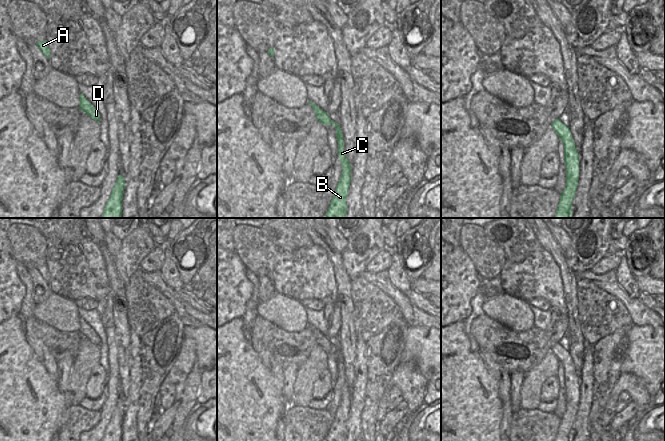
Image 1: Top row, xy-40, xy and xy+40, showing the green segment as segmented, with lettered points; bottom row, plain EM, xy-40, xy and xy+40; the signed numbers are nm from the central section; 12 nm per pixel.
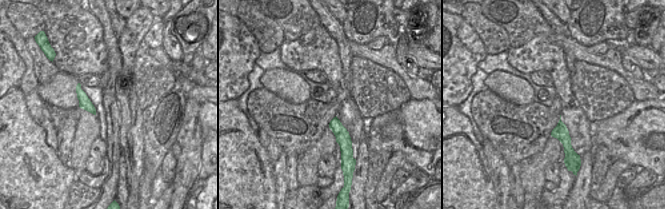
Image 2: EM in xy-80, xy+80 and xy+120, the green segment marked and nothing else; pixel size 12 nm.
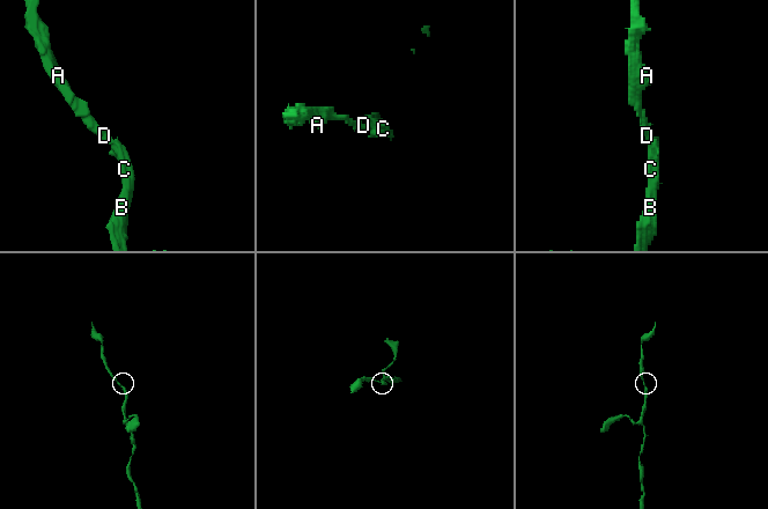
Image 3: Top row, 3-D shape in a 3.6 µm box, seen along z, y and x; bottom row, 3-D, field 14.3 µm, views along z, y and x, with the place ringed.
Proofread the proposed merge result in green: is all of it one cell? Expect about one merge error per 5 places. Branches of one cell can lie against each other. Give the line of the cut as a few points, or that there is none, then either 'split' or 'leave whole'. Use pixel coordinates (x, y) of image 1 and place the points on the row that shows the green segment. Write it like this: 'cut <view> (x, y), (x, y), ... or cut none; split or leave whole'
cut none; leave whole

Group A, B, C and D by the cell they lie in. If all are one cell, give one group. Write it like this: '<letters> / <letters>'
A B C D

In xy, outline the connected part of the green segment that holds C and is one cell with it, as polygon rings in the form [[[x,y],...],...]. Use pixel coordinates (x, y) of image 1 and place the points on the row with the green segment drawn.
[[[308,101],[311,107],[314,109],[316,118],[323,125],[333,125],[336,129],[336,140],[338,142],[338,156],[342,165],[342,175],[336,186],[335,193],[330,202],[330,206],[326,212],[327,218],[346,218],[347,213],[347,196],[351,182],[351,164],[346,158],[346,152],[344,150],[344,138],[340,125],[333,122],[330,119],[328,113],[320,109],[316,104]]]

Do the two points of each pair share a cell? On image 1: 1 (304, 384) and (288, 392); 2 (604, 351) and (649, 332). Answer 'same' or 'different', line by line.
1: different
2: different

